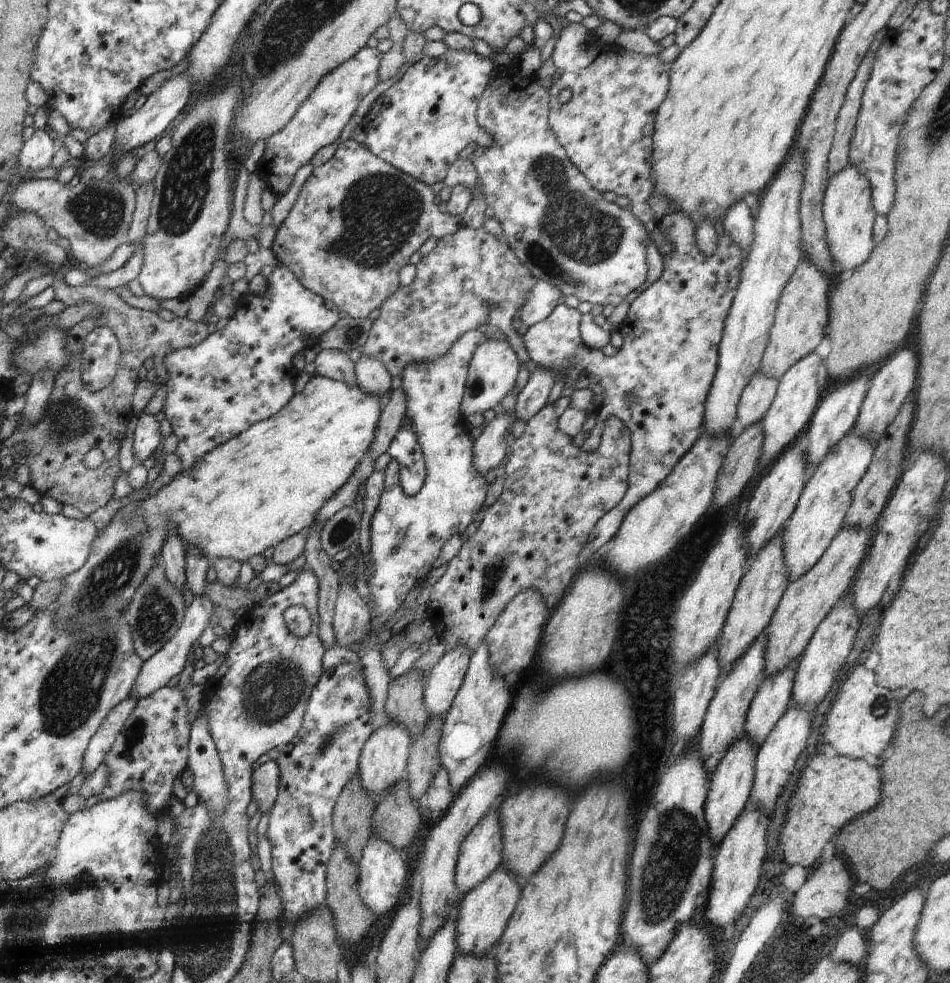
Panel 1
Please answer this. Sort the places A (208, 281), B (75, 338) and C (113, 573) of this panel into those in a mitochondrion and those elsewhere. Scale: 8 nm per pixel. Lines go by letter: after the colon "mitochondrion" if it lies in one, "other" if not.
A: other
B: other
C: mitochondrion

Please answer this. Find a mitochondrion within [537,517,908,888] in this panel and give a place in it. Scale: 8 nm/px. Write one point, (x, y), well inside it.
(678, 824)

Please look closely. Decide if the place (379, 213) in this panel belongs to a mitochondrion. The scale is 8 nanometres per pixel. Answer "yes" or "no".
yes

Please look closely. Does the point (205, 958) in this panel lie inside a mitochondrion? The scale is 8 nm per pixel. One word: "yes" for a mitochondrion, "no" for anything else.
yes

